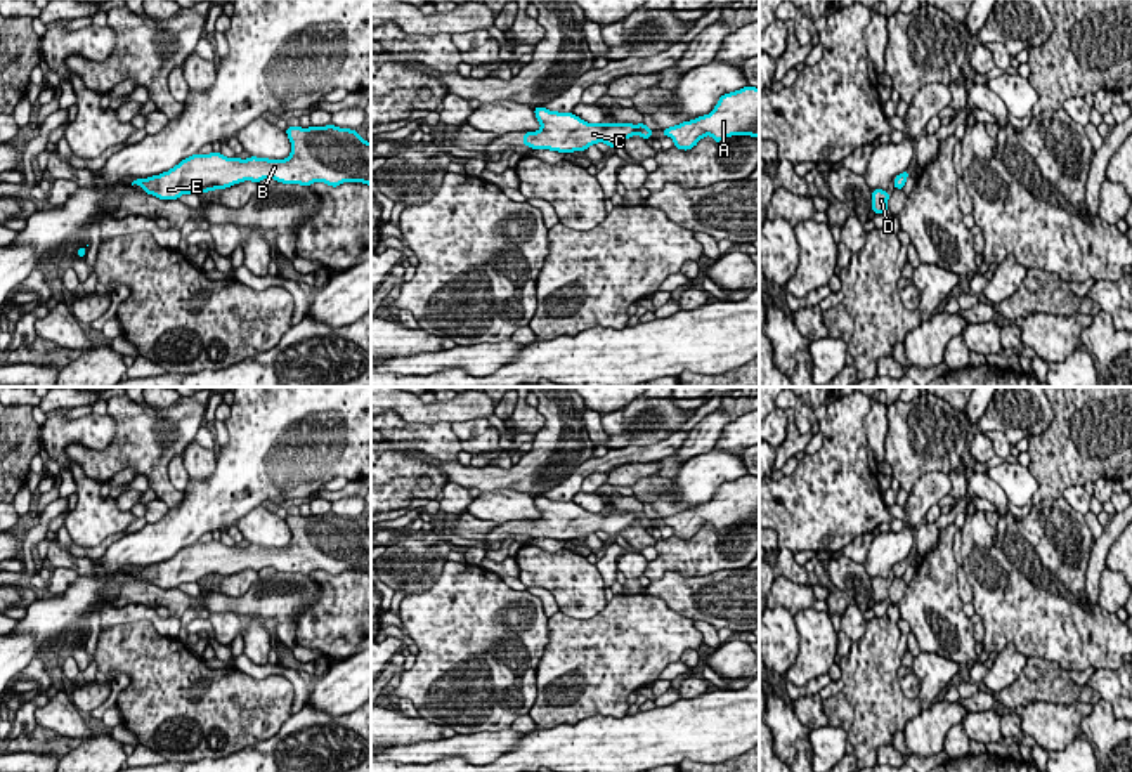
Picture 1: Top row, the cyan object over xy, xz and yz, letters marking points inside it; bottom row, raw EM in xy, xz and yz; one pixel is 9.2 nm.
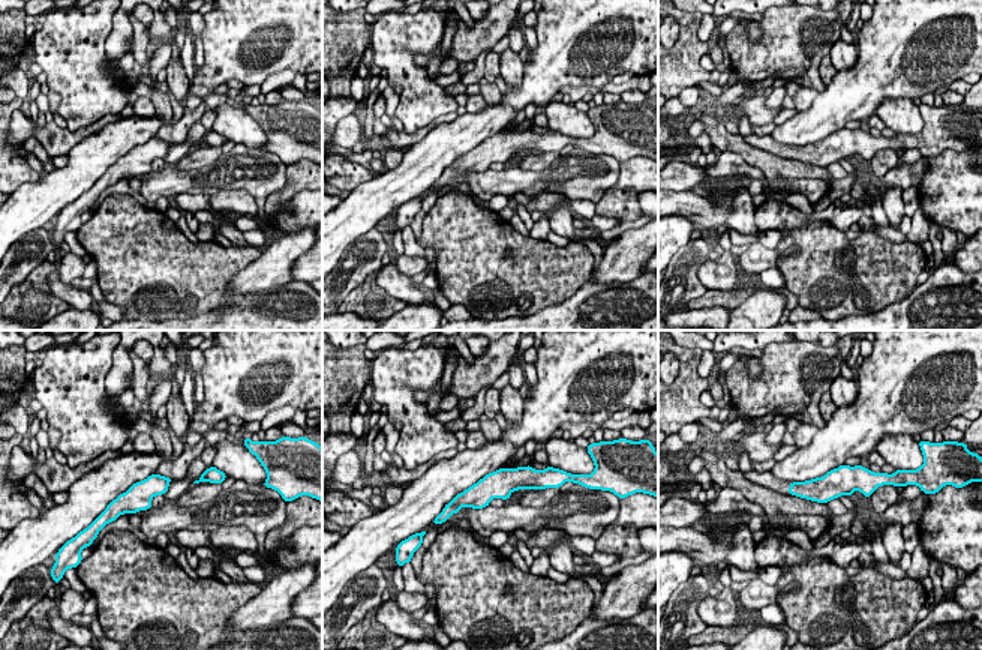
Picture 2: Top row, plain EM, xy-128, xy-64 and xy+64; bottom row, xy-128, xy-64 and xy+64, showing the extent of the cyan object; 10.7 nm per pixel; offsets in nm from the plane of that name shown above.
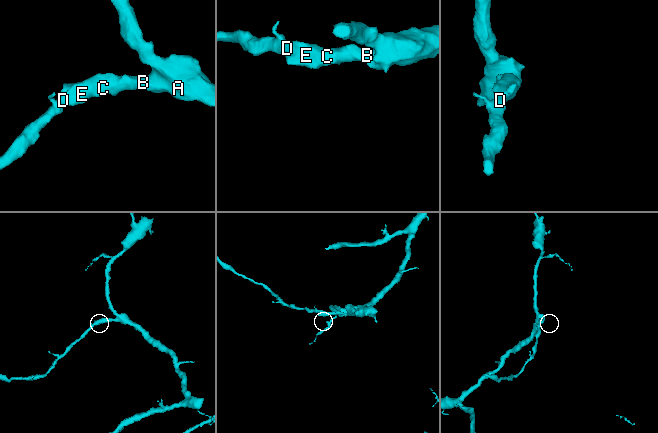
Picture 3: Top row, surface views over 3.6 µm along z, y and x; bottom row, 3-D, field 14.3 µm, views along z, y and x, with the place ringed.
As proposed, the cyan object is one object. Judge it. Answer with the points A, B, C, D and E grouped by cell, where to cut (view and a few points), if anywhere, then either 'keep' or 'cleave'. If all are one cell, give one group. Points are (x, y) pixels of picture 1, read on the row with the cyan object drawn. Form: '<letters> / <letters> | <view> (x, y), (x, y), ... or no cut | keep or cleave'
A B C D E | no cut | keep

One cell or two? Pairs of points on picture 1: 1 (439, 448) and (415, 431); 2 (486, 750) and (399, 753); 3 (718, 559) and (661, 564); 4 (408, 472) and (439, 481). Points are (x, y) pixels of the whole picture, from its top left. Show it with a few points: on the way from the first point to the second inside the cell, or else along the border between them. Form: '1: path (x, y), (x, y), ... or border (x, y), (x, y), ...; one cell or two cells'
1: path (434, 443), (420, 432); one cell
2: path (465, 748), (439, 748), (420, 753); one cell
3: path (704, 559), (675, 559); one cell
4: path (415, 471), (429, 471), (432, 474); one cell

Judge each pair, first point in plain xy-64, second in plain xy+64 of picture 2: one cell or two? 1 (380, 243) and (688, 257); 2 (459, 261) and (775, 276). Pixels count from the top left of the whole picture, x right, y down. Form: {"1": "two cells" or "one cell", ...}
{"1": "one cell", "2": "two cells"}

